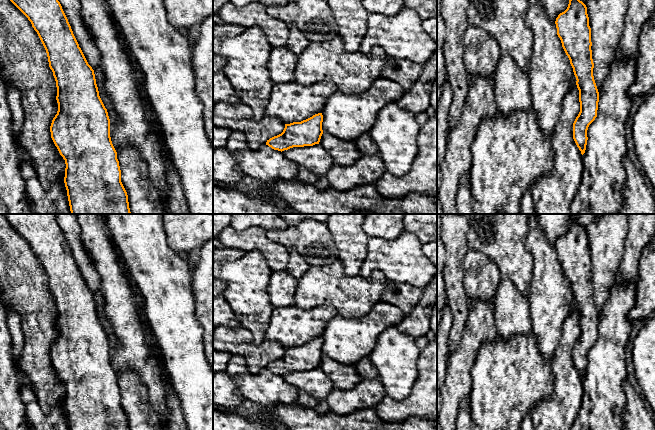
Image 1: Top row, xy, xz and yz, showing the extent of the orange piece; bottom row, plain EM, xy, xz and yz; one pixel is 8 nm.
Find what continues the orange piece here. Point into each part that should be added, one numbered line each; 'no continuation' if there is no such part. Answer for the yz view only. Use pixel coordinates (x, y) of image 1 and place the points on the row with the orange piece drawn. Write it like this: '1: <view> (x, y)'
no continuation

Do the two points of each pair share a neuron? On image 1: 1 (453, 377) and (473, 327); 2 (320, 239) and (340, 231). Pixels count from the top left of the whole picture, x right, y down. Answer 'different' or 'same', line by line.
1: same
2: different

